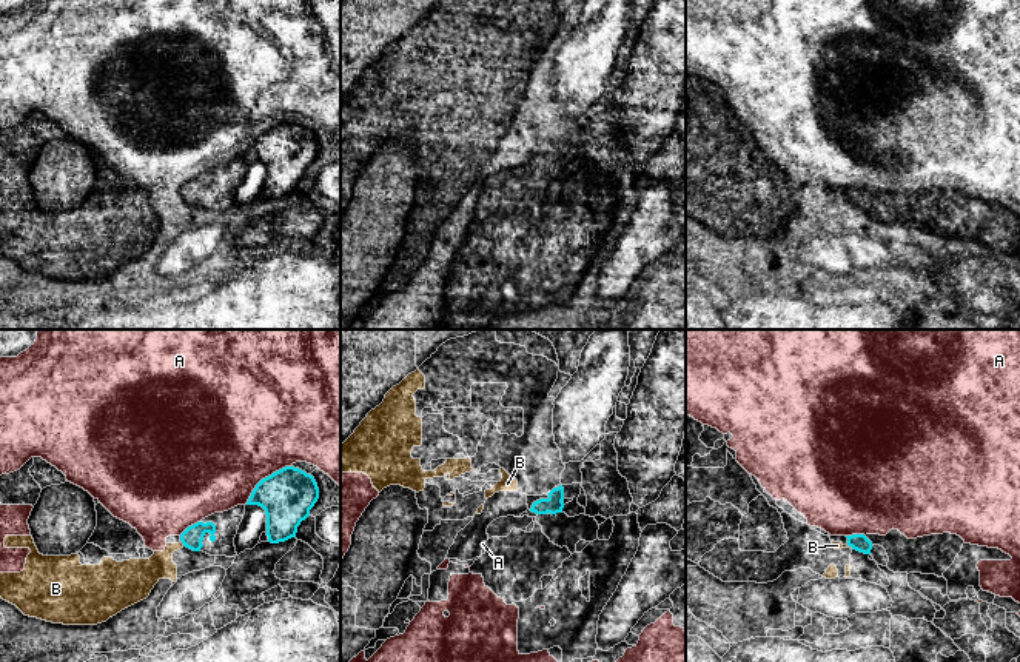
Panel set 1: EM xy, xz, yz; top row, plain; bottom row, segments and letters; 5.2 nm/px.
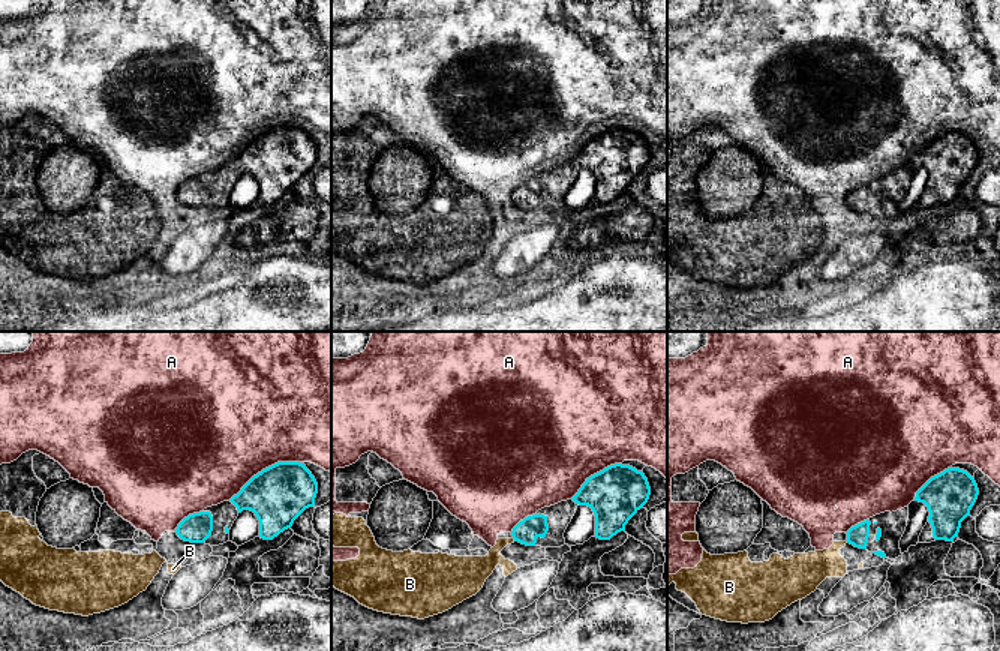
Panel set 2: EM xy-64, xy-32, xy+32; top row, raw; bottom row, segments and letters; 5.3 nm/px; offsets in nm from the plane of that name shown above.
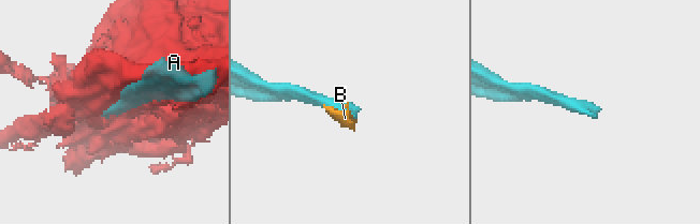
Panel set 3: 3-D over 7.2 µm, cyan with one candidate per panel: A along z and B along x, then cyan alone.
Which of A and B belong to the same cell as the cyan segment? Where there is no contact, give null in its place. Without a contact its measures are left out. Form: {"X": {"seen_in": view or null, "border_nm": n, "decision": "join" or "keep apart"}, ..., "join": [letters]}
{"A": {"seen_in": "xy", "border_nm": 320, "decision": "keep apart"}, "B": {"seen_in": "xy", "border_nm": 30, "decision": "keep apart"}, "join": []}

